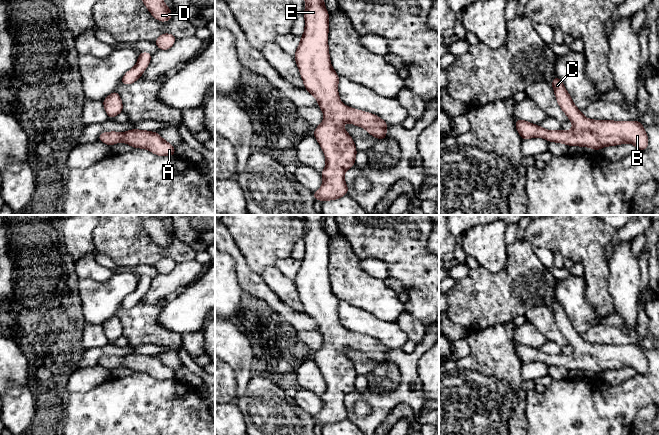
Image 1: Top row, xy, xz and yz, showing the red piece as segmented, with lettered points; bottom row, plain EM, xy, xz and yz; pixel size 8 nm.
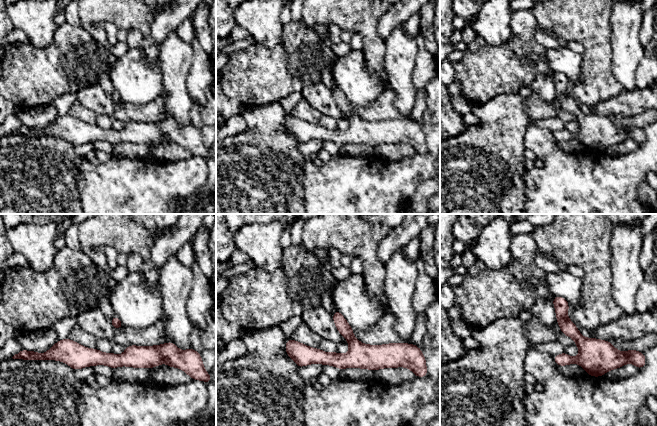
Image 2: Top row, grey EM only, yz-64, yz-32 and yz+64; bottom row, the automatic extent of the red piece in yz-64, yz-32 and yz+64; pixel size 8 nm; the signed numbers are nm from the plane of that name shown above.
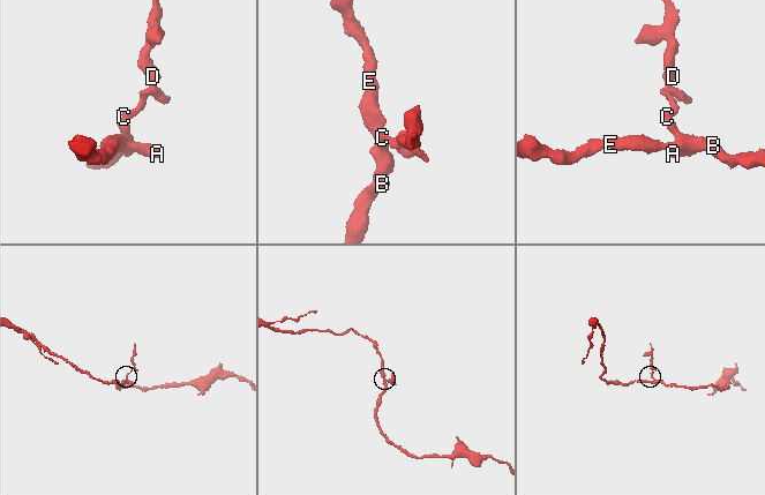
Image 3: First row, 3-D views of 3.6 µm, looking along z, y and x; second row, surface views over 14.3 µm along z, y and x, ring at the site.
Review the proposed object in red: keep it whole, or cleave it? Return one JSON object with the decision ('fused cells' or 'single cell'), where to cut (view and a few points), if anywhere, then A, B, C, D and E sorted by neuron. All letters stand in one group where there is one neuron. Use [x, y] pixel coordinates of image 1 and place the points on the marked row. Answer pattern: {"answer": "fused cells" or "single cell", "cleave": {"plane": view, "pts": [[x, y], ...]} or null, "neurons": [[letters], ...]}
{"answer": "single cell", "cleave": null, "neurons": [["A", "B", "C", "D", "E"]]}

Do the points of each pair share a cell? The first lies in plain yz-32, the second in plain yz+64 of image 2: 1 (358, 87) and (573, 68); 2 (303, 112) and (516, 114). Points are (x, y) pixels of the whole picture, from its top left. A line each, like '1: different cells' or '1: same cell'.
1: same cell
2: different cells

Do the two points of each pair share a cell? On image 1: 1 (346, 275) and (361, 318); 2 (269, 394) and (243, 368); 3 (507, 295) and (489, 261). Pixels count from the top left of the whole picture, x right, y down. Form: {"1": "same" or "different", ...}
{"1": "different", "2": "different", "3": "different"}

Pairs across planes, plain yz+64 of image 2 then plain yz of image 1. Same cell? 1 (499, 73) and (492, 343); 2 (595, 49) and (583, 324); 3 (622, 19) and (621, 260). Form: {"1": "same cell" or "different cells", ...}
{"1": "different cells", "2": "different cells", "3": "same cell"}

